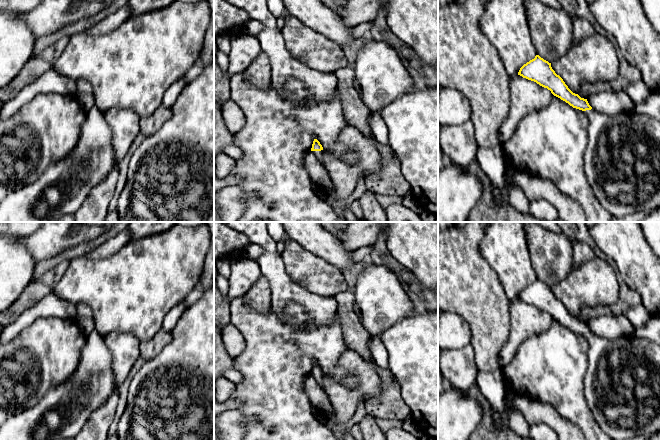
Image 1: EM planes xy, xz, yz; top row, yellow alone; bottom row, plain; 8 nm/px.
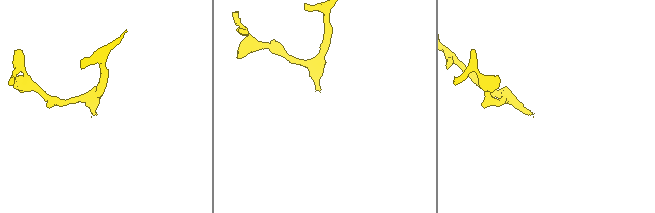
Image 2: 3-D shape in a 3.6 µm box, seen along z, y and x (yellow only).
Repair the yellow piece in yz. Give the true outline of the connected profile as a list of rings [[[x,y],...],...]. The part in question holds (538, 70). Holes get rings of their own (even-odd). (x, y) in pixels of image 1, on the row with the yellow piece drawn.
[[[536,55],[534,59],[524,64],[518,75],[534,81],[547,88],[551,93],[568,103],[573,108],[584,111],[589,119],[588,144],[584,152],[585,173],[593,193],[612,216],[623,217],[643,211],[646,214],[660,206],[660,122],[634,112],[621,112],[616,115],[606,115],[593,109],[587,99],[573,93],[563,79],[555,73],[551,63]]]

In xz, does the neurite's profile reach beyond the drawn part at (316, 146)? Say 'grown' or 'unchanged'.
grown

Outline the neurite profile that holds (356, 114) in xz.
[[[346,66],[337,70],[335,75],[337,89],[342,95],[343,113],[347,124],[357,128],[365,136],[374,139],[369,124],[371,112],[362,102],[353,85],[354,68]]]

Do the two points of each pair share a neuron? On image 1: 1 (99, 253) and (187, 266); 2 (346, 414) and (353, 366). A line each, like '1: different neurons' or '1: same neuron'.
1: different neurons
2: same neuron

